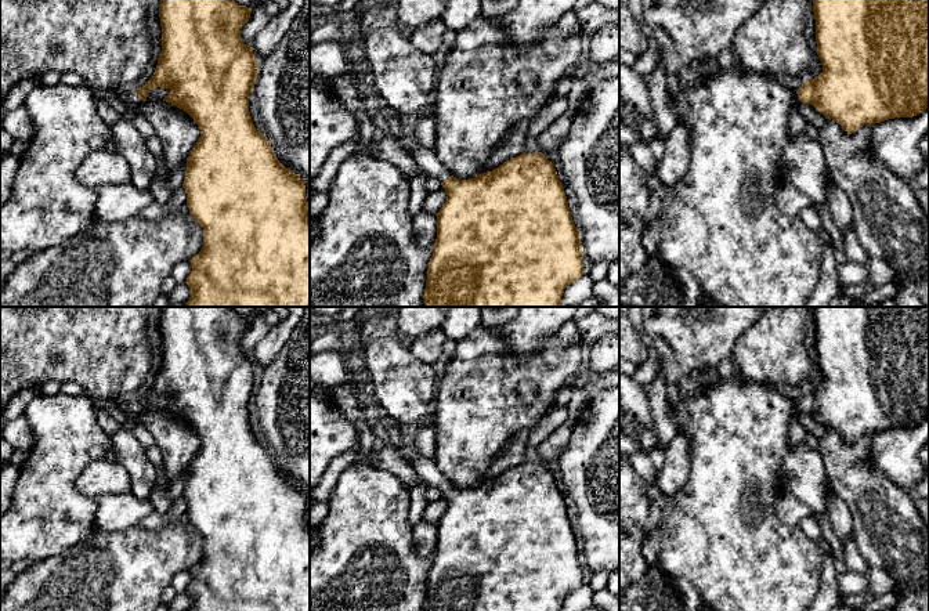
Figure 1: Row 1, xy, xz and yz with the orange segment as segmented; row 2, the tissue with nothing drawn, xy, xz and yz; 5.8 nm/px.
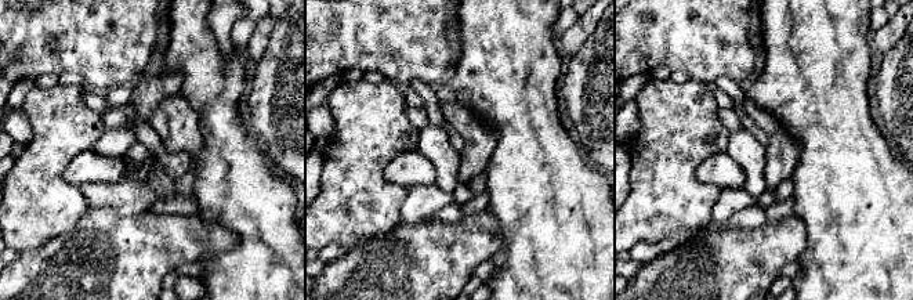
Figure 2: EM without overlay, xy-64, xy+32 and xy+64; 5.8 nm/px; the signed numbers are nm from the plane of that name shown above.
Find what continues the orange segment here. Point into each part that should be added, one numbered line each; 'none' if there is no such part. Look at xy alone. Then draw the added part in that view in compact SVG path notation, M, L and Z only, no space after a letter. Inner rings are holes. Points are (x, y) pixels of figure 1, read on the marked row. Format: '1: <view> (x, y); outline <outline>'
1: xy (130, 97); outline M124 91L124 104L129 104L131 108L137 108L141 104L141 100L135 94L135 91Z

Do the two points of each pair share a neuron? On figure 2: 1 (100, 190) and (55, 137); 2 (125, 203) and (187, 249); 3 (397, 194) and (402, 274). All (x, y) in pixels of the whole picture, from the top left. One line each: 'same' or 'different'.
1: different
2: different
3: different

